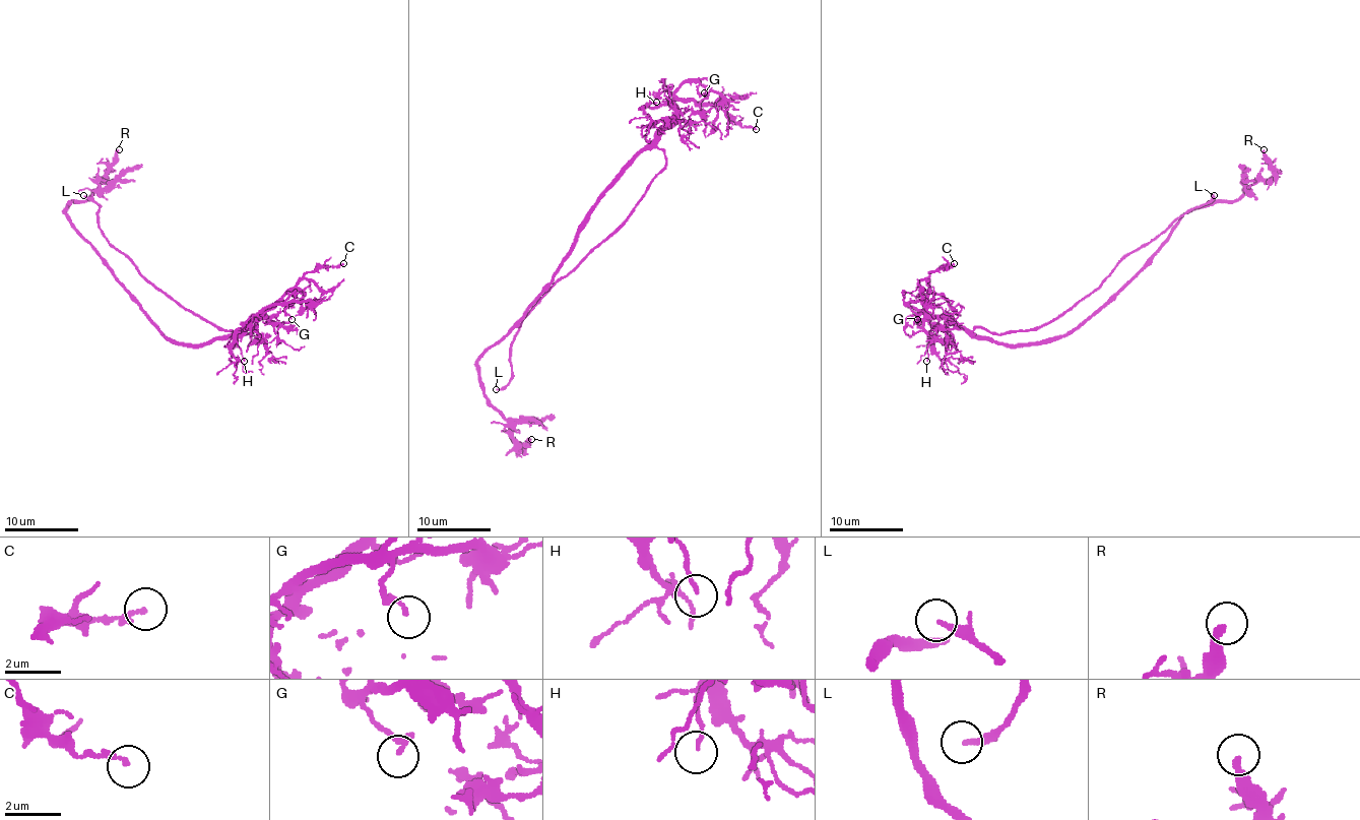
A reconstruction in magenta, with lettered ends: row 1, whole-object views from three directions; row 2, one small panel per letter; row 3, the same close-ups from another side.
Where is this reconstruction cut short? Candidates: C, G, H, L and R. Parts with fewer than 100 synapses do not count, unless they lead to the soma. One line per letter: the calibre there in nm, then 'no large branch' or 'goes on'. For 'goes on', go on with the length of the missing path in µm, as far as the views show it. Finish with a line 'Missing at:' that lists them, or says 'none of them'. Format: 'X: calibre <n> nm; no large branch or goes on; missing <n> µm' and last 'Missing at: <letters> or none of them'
C: calibre 190 nm; no large branch
G: calibre 180 nm; no large branch
H: calibre 80 nm; no large branch
L: calibre 150 nm; goes on; missing 35 µm
R: calibre 280 nm; no large branch
Missing at: L

